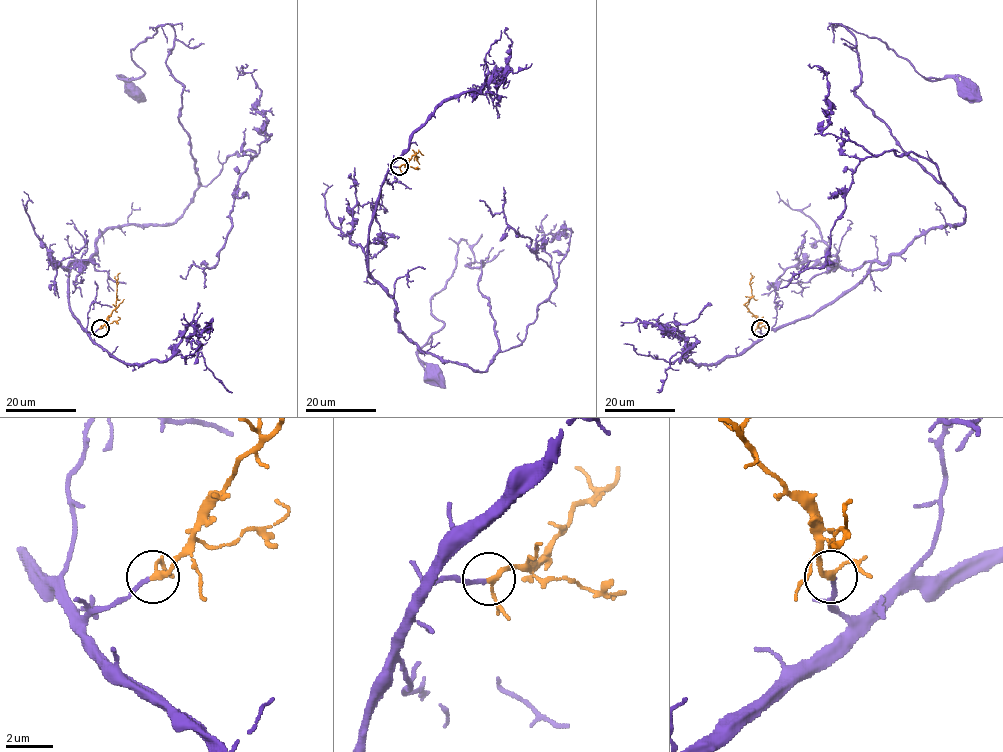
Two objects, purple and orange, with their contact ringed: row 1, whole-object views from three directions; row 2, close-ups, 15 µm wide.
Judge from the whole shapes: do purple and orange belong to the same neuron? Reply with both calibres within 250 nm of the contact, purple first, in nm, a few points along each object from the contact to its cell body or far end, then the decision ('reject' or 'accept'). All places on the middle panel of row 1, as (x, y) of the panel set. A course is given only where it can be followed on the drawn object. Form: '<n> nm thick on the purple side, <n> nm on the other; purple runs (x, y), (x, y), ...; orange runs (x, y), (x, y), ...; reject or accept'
150 nm thick on the purple side, 190 nm on the other; purple runs (398, 167), (369, 233), (398, 326), (479, 372), (499, 339), (463, 240), (418, 354), (432, 379); orange runs (399, 167), (415, 153), (419, 157); accept

